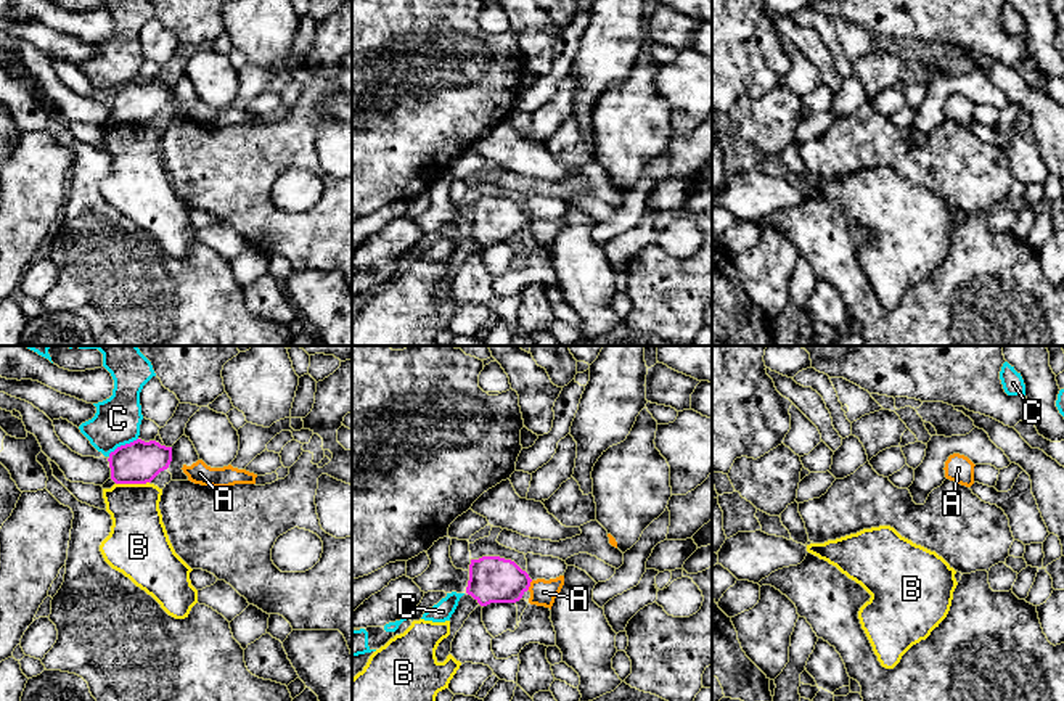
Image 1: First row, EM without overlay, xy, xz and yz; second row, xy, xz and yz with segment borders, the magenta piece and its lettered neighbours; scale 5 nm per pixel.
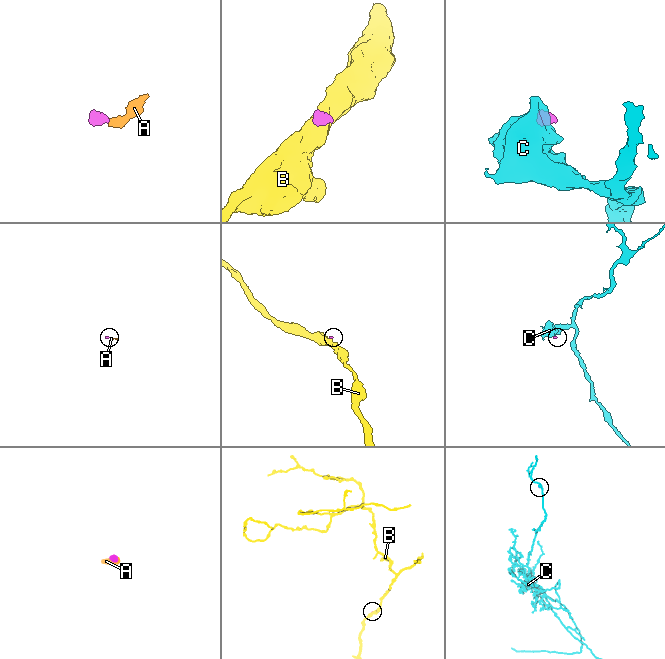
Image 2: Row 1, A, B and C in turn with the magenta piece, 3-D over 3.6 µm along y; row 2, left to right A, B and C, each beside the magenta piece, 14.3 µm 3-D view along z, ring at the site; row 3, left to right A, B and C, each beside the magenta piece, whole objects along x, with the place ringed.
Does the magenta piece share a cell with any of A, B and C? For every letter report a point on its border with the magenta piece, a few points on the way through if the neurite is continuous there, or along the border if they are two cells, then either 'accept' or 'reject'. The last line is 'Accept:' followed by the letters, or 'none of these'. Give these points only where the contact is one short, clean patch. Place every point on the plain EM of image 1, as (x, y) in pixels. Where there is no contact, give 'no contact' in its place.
A: meets magenta in xz at (529, 225); runs through xz (492, 219), (529, 225), (544, 232); accept
B: meets magenta in xy at (132, 122); border along xy (148, 121), (116, 124); reject
C: meets magenta in xy at (122, 86); border along xy (137, 77), (118, 86), (108, 95); reject
Accept: A

